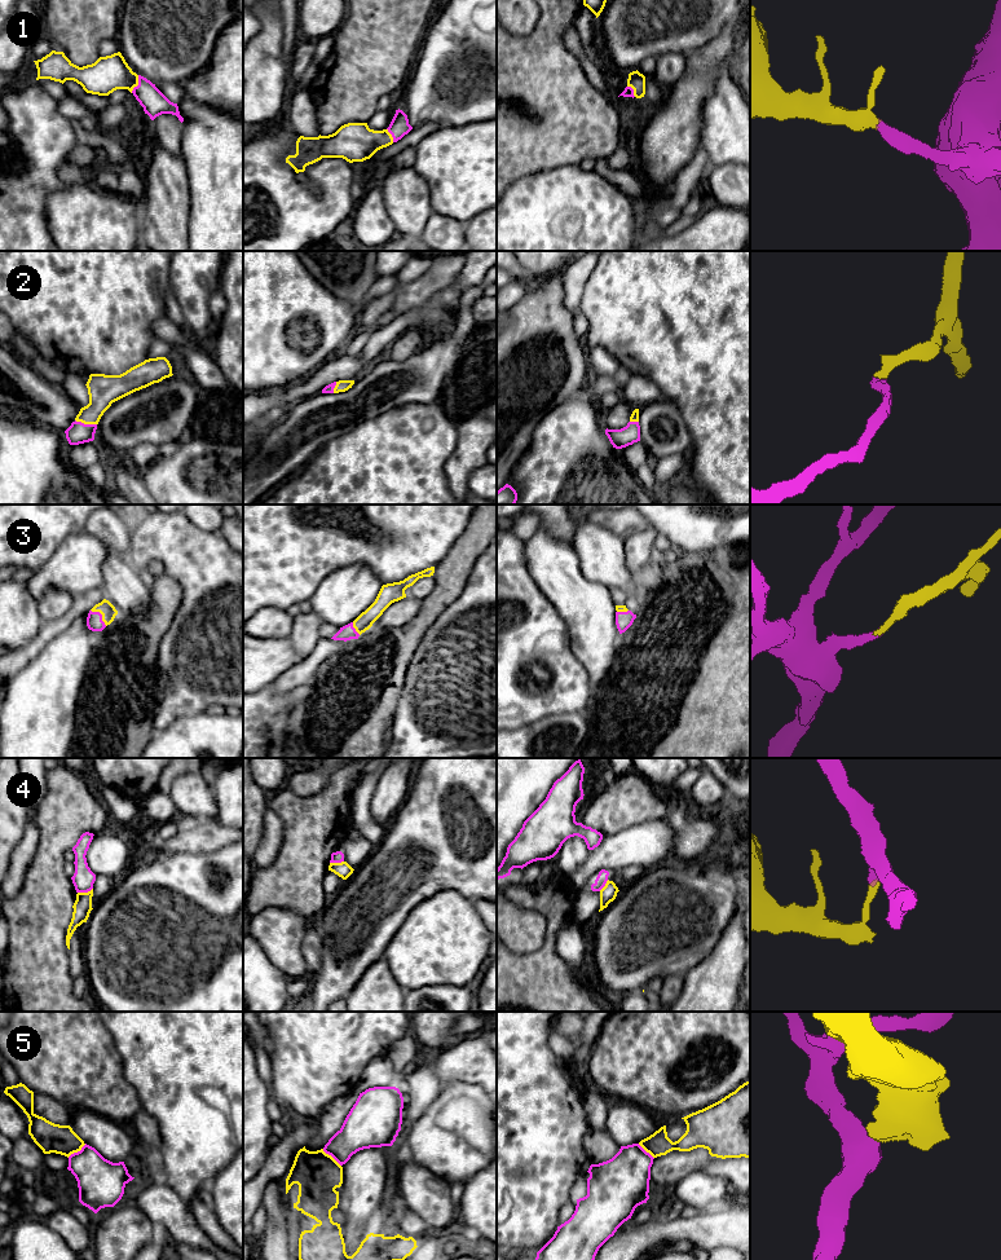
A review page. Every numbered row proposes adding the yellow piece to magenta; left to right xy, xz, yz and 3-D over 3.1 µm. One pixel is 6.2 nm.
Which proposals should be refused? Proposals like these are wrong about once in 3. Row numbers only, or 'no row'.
4, 5

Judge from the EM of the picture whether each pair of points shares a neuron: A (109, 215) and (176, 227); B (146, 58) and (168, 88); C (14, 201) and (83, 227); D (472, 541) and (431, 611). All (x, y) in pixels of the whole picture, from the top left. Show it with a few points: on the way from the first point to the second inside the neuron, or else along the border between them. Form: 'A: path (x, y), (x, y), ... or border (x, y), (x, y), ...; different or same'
A: border (142, 202), (140, 237); different
B: border (176, 82), (158, 82), (155, 84); different
C: border (62, 186), (45, 199), (45, 225), (52, 237); different
D: path (461, 558), (450, 575), (444, 594); same

